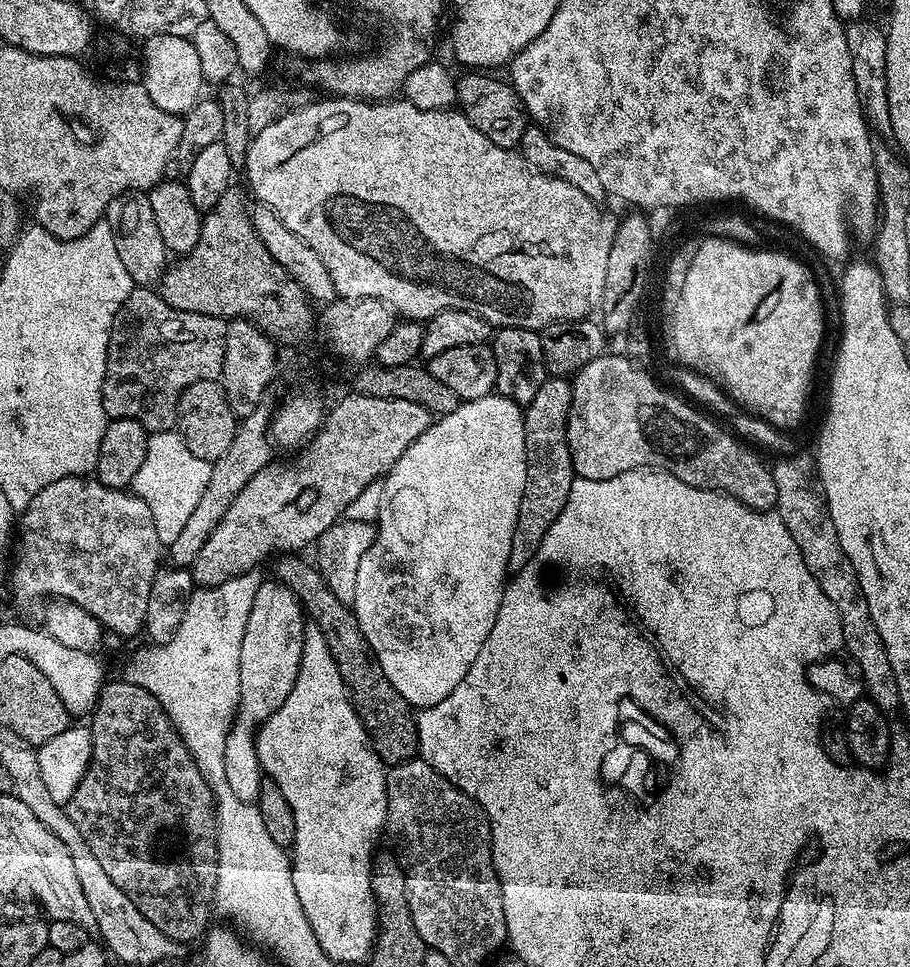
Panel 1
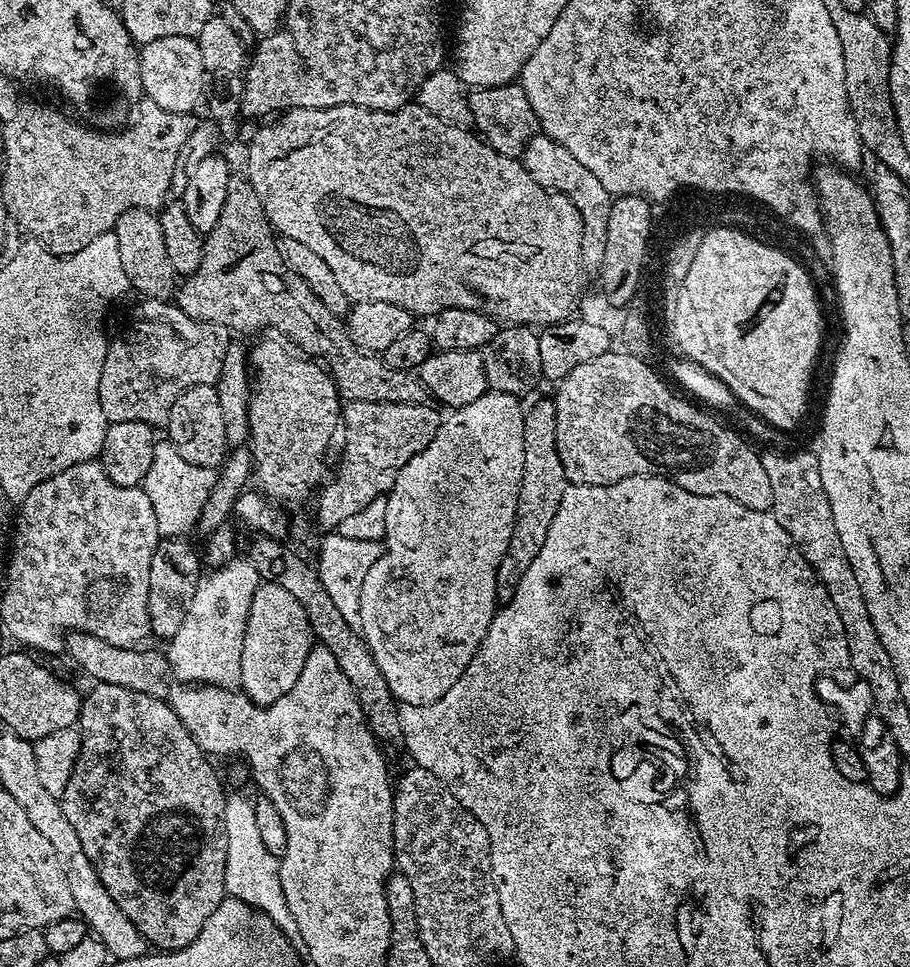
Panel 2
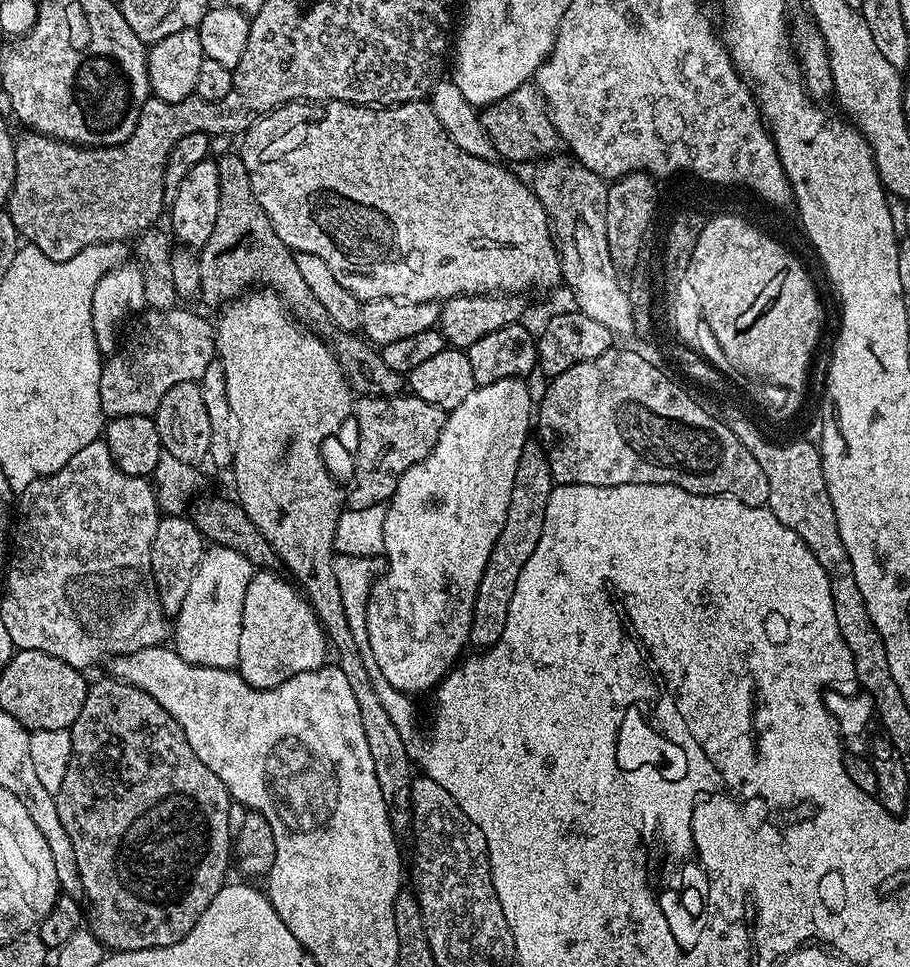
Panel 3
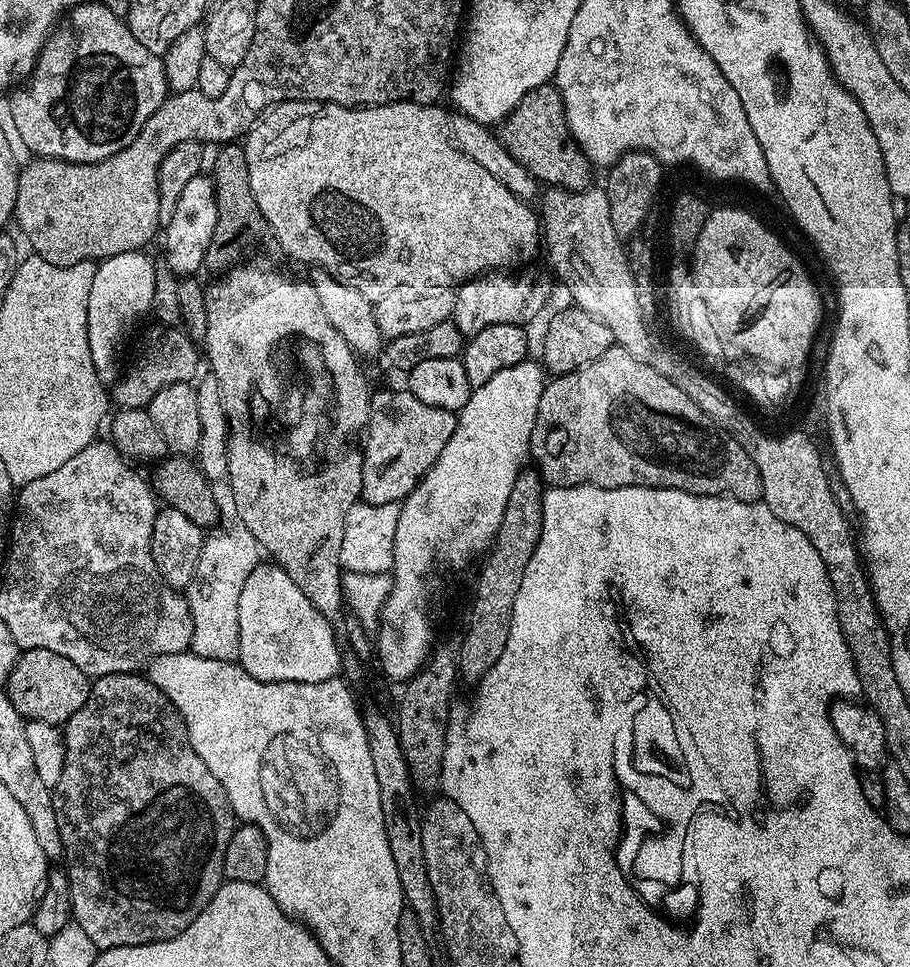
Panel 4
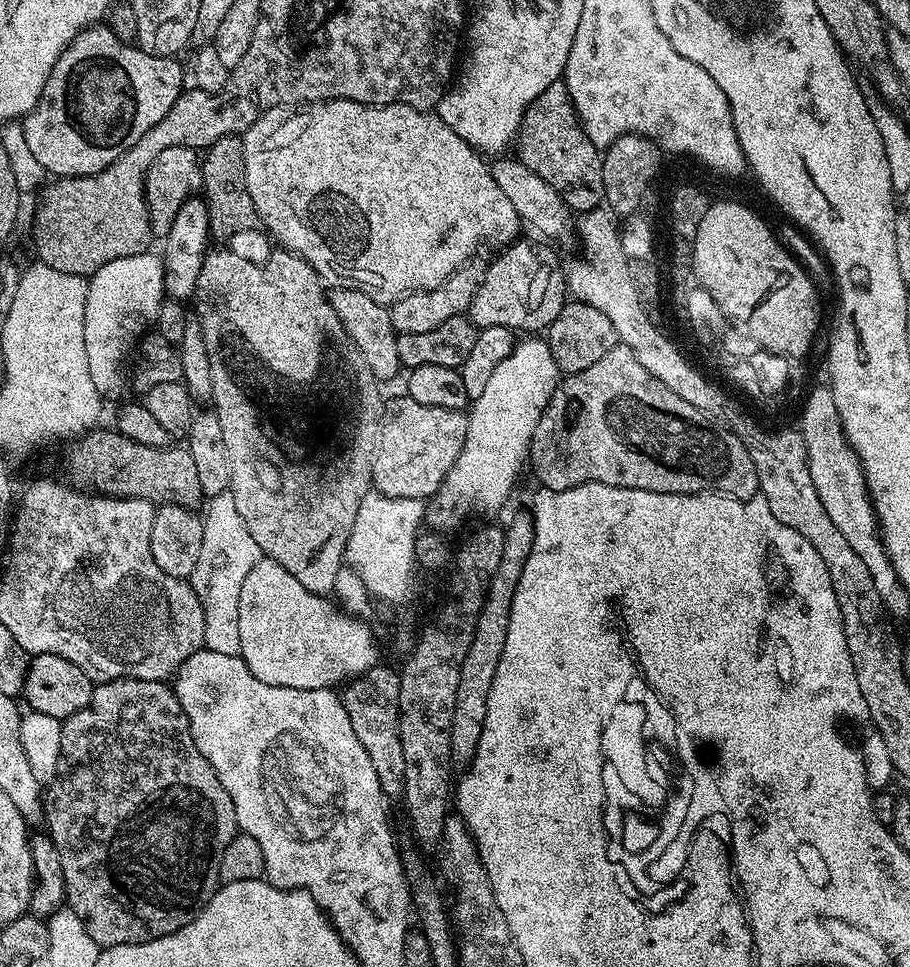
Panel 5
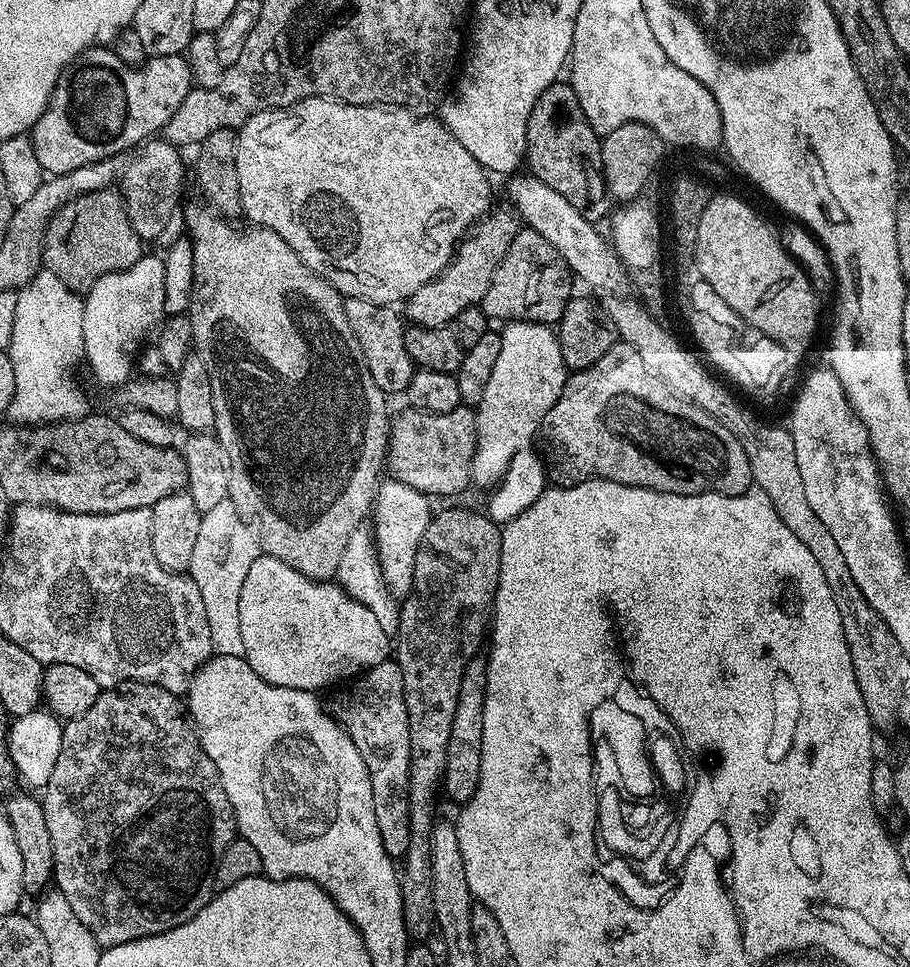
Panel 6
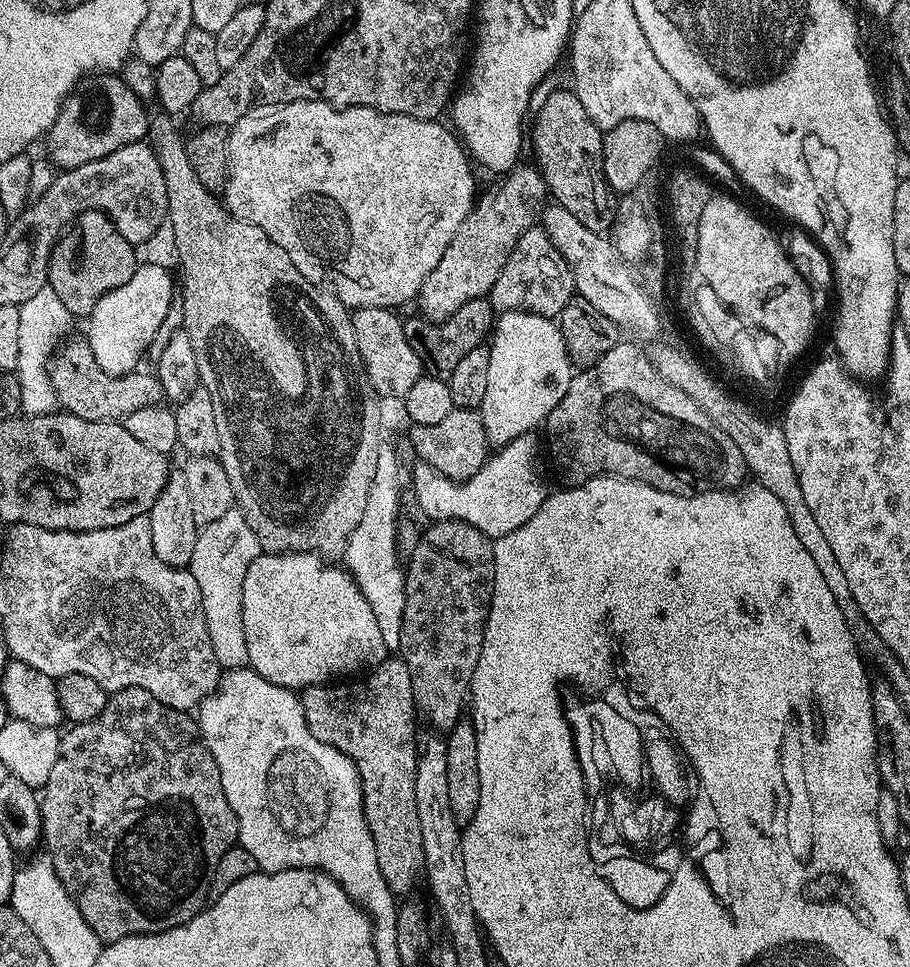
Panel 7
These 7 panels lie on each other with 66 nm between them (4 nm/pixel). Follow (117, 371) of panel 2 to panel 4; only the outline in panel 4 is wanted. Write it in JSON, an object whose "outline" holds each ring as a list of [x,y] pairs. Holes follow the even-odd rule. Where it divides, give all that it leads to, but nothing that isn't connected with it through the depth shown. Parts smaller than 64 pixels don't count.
{"outline":[[[155,327],[141,338],[140,349],[137,350],[132,365],[129,368],[127,365],[121,371],[120,379],[111,385],[110,400],[117,409],[147,408],[158,390],[191,381],[200,360],[202,364],[202,352],[197,341],[190,339],[183,327]]]}

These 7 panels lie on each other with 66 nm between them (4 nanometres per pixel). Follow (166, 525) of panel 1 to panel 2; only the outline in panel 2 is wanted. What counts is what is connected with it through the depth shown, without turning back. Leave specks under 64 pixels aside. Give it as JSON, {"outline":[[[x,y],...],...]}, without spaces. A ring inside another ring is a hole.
{"outline":[[[170,442],[157,443],[154,462],[150,462],[150,474],[146,474],[142,487],[150,498],[150,506],[154,506],[154,518],[158,518],[161,537],[184,536],[195,529],[196,519],[202,514],[202,506],[206,506],[206,498],[210,498],[215,481],[213,469],[186,462]]]}

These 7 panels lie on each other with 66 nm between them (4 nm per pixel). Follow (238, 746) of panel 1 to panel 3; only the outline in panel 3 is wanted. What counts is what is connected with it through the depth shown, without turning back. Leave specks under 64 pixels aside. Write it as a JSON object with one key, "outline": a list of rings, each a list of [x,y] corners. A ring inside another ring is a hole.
{"outline":[[[272,570],[257,571],[250,586],[246,586],[246,602],[242,606],[242,638],[238,641],[238,671],[249,688],[273,688],[298,674],[323,668],[326,663],[324,655],[330,652],[324,626],[309,601],[276,574]]]}

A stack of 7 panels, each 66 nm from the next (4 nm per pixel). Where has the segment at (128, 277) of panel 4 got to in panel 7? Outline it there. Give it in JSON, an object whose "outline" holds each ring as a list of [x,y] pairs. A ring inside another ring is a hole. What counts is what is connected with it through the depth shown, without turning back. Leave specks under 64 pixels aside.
{"outline":[[[141,264],[130,278],[130,282],[122,282],[122,286],[107,292],[86,317],[88,345],[90,350],[94,350],[94,362],[98,362],[98,366],[102,366],[102,370],[106,370],[106,374],[125,376],[127,372],[135,372],[141,367],[140,359],[142,361],[145,359],[150,342],[154,342],[154,334],[158,334],[158,328],[165,321],[170,304],[174,299],[172,280],[174,284],[174,276],[169,269]]]}

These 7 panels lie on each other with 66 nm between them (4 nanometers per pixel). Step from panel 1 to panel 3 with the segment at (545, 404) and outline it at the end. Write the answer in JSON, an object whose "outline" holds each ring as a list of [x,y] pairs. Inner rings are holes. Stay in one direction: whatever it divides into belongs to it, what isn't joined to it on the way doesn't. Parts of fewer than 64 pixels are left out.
{"outline":[[[529,442],[522,450],[506,526],[502,530],[500,541],[494,546],[476,595],[476,614],[472,620],[471,643],[477,644],[480,647],[477,649],[480,650],[487,650],[498,642],[506,626],[506,614],[510,610],[510,602],[514,599],[514,586],[518,586],[522,566],[530,562],[530,554],[534,554],[534,546],[538,546],[538,538],[542,534],[544,515],[550,502],[554,481],[548,465],[547,451],[539,443],[537,444]]]}

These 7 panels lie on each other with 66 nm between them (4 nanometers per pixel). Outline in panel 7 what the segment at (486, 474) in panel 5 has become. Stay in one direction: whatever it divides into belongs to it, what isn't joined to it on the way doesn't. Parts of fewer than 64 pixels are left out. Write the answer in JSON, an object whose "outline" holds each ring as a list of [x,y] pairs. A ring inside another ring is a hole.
{"outline":[[[502,312],[495,317],[490,333],[490,375],[486,398],[478,409],[486,426],[489,445],[503,446],[522,434],[539,429],[550,410],[570,390],[574,365],[555,319],[533,312]]]}

